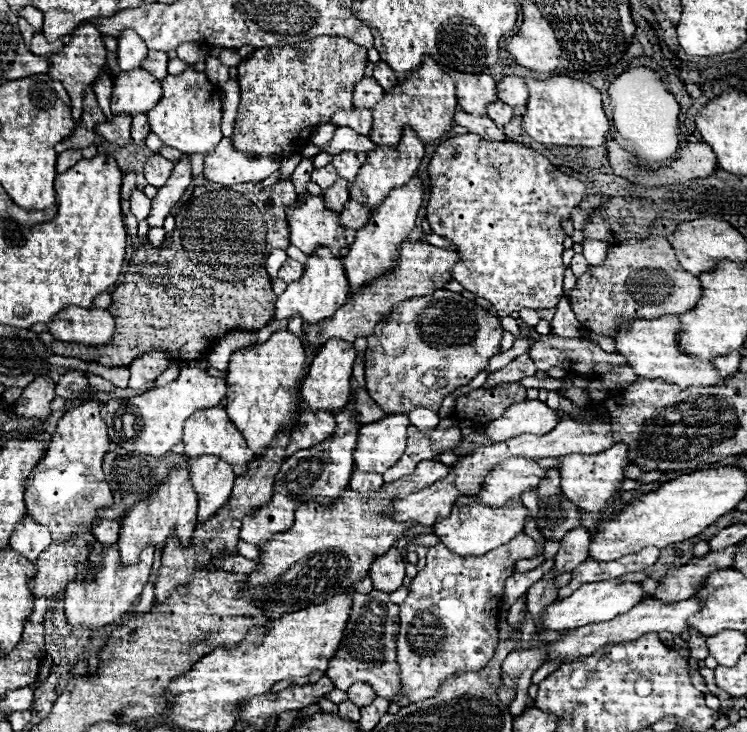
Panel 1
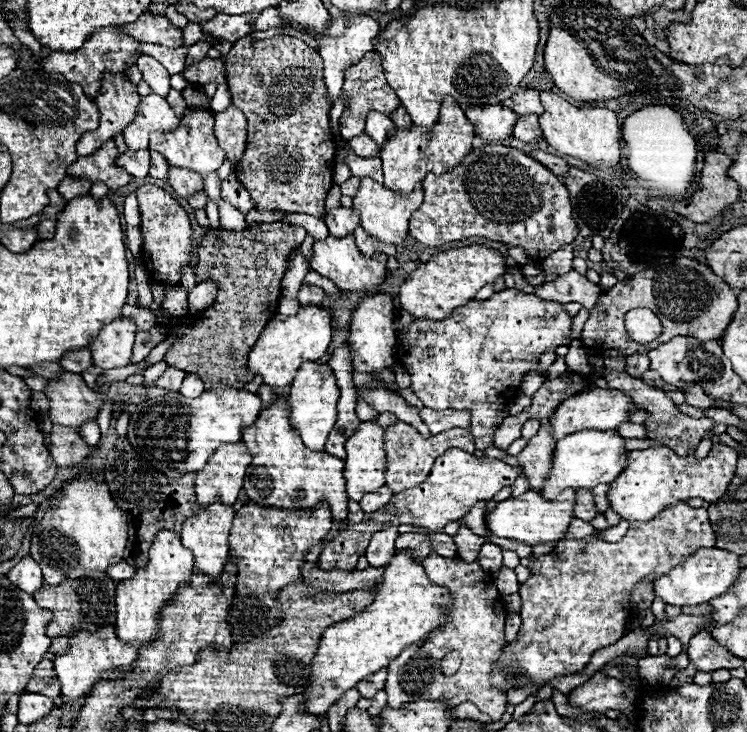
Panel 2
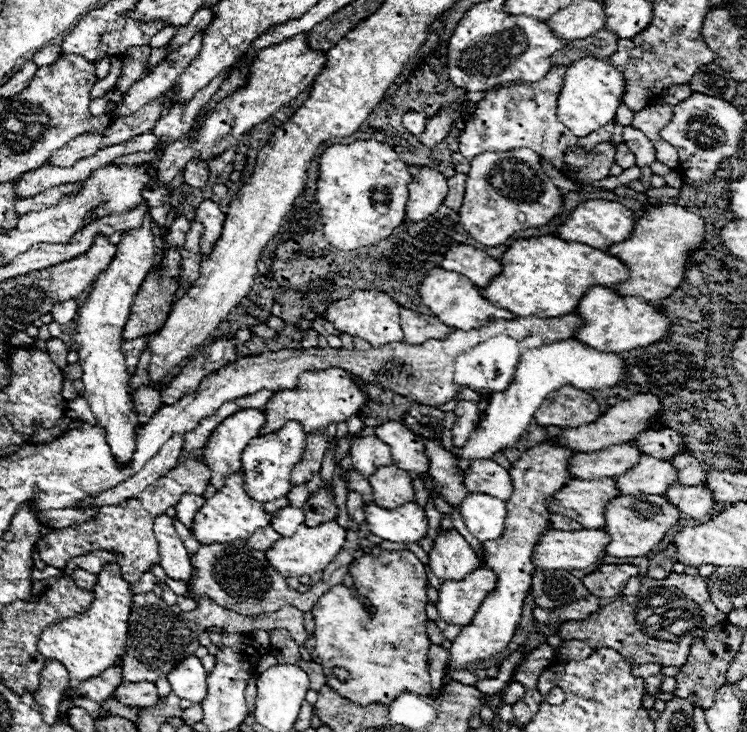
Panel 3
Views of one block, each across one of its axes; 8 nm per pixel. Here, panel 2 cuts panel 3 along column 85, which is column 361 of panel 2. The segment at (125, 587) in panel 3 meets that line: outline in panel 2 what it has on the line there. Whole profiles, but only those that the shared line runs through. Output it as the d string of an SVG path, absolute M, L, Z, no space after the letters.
M398 552L386 566L384 580L374 586L374 602L344 622L332 624L320 638L314 656L314 674L310 680L304 708L316 714L326 714L328 708L340 700L344 692L366 680L380 668L386 668L404 648L424 642L436 628L446 624L446 614L452 608L448 588L436 586L424 572L424 566L412 554Z

